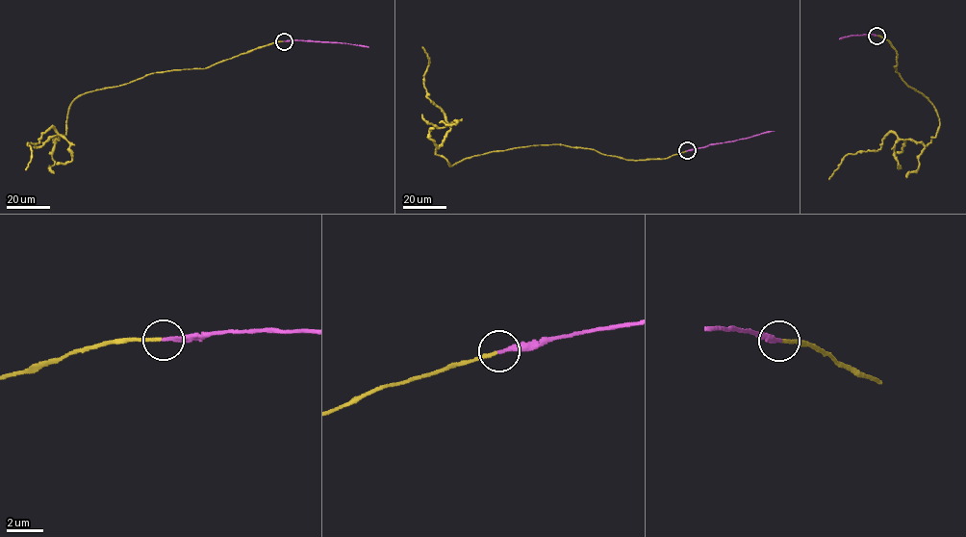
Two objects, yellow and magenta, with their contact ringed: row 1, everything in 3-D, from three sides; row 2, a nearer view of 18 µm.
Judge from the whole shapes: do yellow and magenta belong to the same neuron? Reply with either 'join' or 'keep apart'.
join

